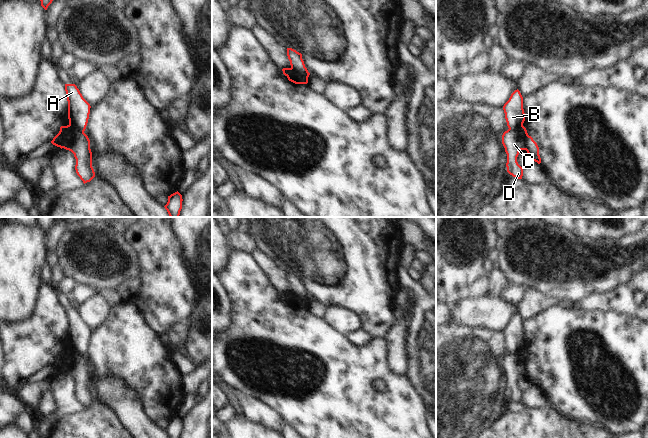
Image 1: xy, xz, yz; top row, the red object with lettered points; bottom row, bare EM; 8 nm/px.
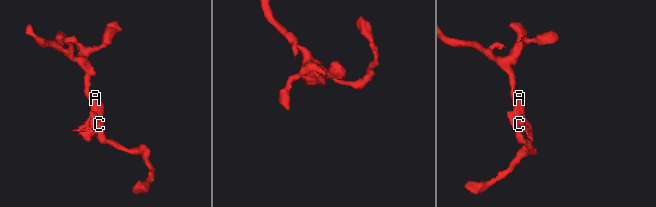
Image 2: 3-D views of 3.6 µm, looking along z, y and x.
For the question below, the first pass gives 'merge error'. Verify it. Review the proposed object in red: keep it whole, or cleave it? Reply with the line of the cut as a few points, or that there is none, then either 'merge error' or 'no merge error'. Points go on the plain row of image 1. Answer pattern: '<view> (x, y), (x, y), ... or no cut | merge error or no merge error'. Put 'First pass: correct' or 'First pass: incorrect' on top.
First pass: correct
xy (69, 348), (83, 356) | merge error

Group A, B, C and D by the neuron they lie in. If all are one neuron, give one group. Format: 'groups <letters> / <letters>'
groups A B / C D

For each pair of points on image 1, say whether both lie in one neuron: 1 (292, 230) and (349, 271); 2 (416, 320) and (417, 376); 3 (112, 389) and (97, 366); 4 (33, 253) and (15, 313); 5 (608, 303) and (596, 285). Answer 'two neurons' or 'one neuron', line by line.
1: one neuron
2: one neuron
3: two neurons
4: one neuron
5: two neurons

